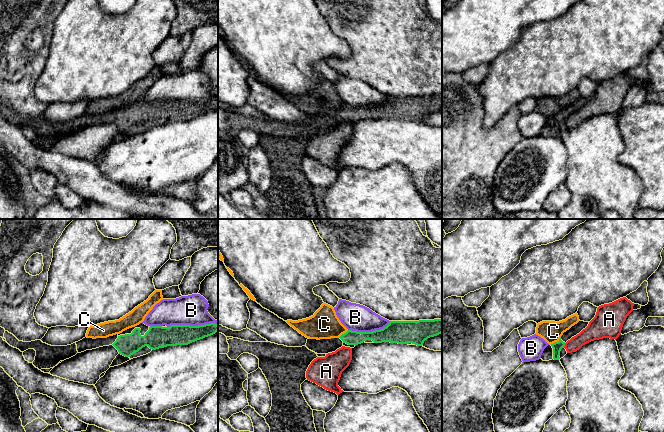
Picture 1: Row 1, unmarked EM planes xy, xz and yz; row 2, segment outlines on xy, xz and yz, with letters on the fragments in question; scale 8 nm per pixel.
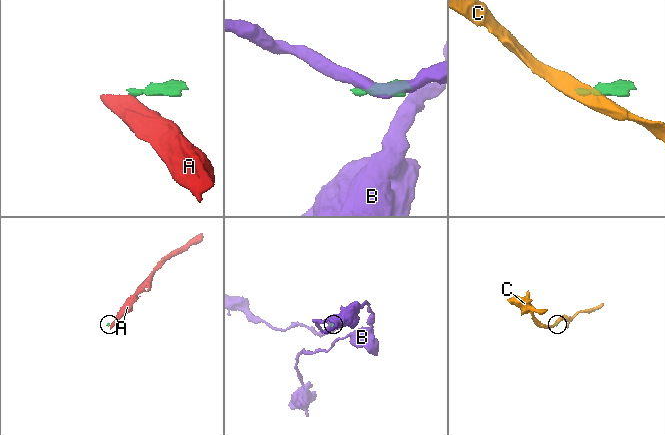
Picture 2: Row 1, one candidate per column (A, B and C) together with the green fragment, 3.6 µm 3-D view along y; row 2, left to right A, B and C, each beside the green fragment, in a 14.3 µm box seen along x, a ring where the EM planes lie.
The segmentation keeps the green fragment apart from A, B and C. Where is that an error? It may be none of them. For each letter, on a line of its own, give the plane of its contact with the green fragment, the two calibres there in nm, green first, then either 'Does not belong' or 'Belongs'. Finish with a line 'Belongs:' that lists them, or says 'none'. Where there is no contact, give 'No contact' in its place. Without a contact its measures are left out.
A: Touches green in yz. Thickness 80 nm (green) against 130 nm. Does not belong
B: Touches green in xy. Thickness 170 nm (green) against 240 nm. Does not belong
C: Touches green in yz. Thickness 80 nm (green) against 170 nm. Does not belong
Belongs: none

